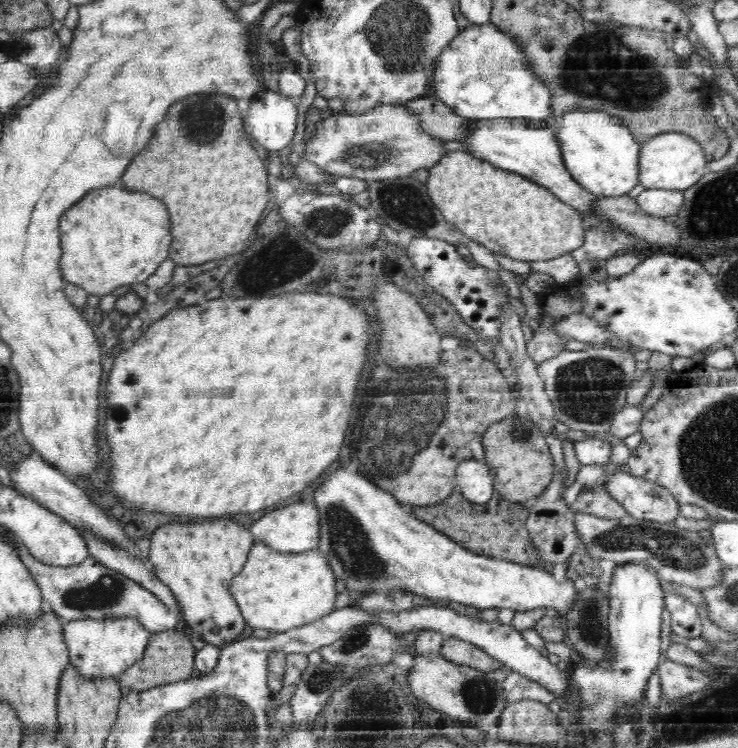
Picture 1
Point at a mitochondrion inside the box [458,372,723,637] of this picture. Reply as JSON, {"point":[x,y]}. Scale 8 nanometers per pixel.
{"point":[680,551]}

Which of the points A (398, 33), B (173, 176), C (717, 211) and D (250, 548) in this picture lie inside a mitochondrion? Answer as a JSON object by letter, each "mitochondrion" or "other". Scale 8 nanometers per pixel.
{"A":"mitochondrion","B":"other","C":"mitochondrion","D":"other"}

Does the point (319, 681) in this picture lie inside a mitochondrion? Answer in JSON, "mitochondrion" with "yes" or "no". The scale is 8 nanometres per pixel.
{"mitochondrion":"yes"}

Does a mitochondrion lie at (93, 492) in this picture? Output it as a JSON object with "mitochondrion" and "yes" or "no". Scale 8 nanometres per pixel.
{"mitochondrion":"no"}

